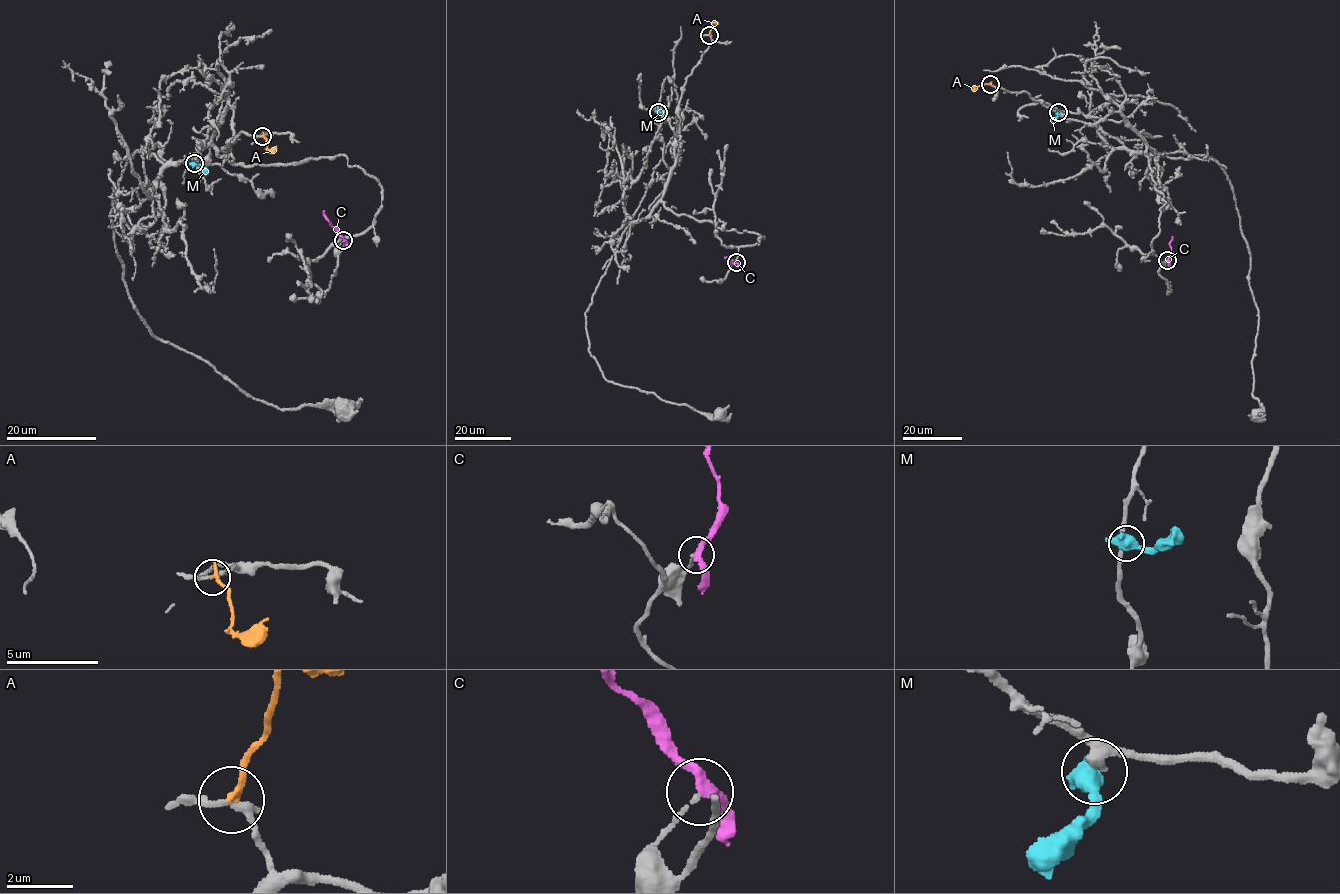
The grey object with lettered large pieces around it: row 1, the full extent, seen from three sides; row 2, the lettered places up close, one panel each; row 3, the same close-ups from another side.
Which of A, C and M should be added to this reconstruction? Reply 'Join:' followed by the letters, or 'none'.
Join: none

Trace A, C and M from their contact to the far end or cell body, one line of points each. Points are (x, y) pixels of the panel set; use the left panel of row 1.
A: (262, 136), (268, 148), (273, 150), (276, 146)
C: (343, 239), (323, 210)
M: (194, 163), (201, 164), (207, 174)

